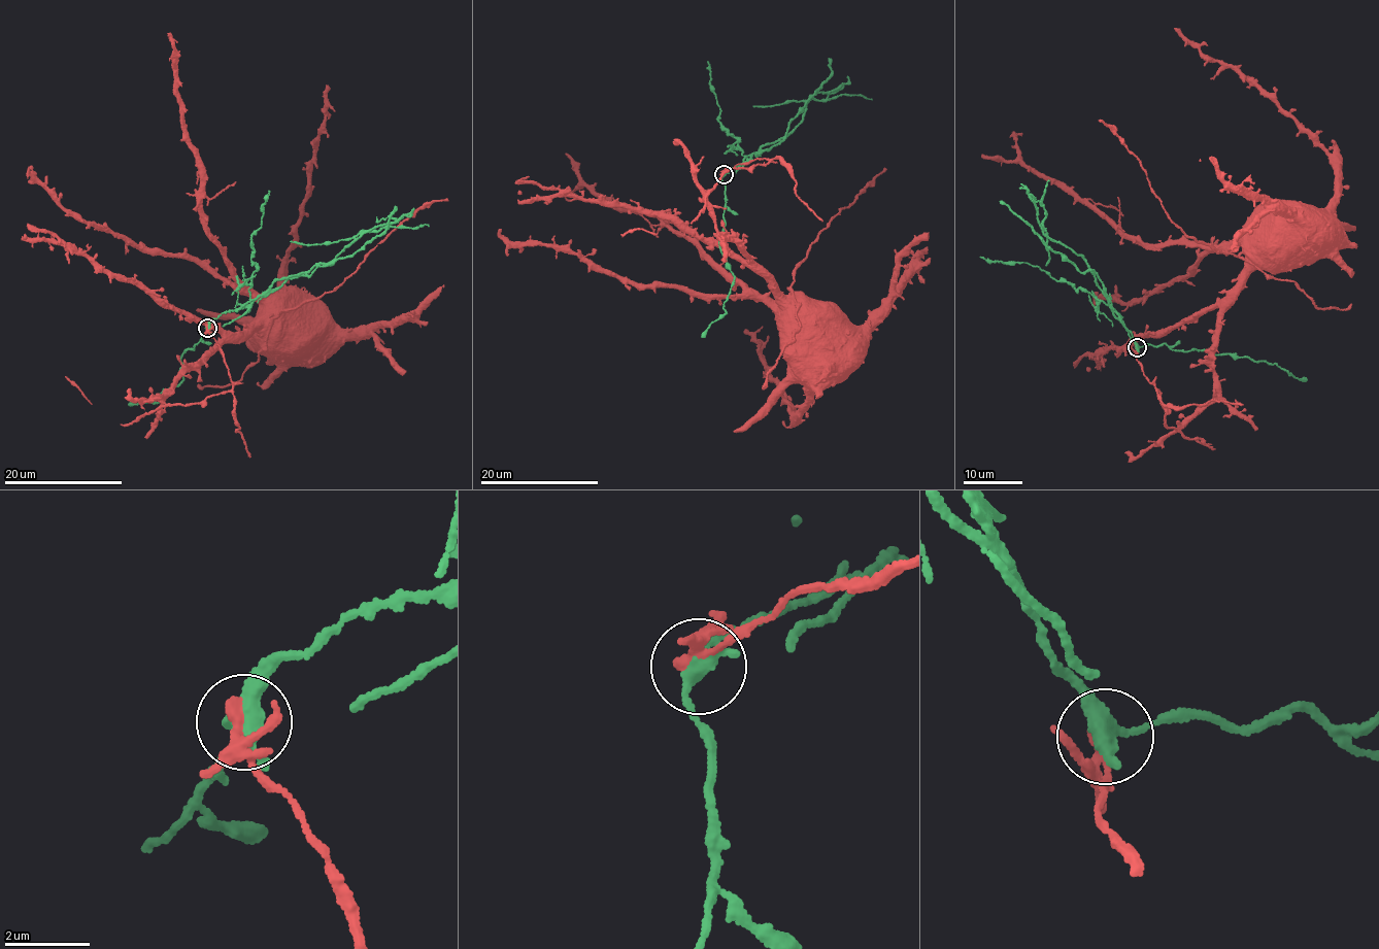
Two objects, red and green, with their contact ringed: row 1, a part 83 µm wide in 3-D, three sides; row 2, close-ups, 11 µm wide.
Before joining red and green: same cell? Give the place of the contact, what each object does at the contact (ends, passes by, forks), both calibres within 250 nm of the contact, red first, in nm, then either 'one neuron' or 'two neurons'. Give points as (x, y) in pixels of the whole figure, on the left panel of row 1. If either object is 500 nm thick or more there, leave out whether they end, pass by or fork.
at (207, 328); red passes by; green passes by; 240 nm thick on the red side, 440 nm on the other; two neurons

